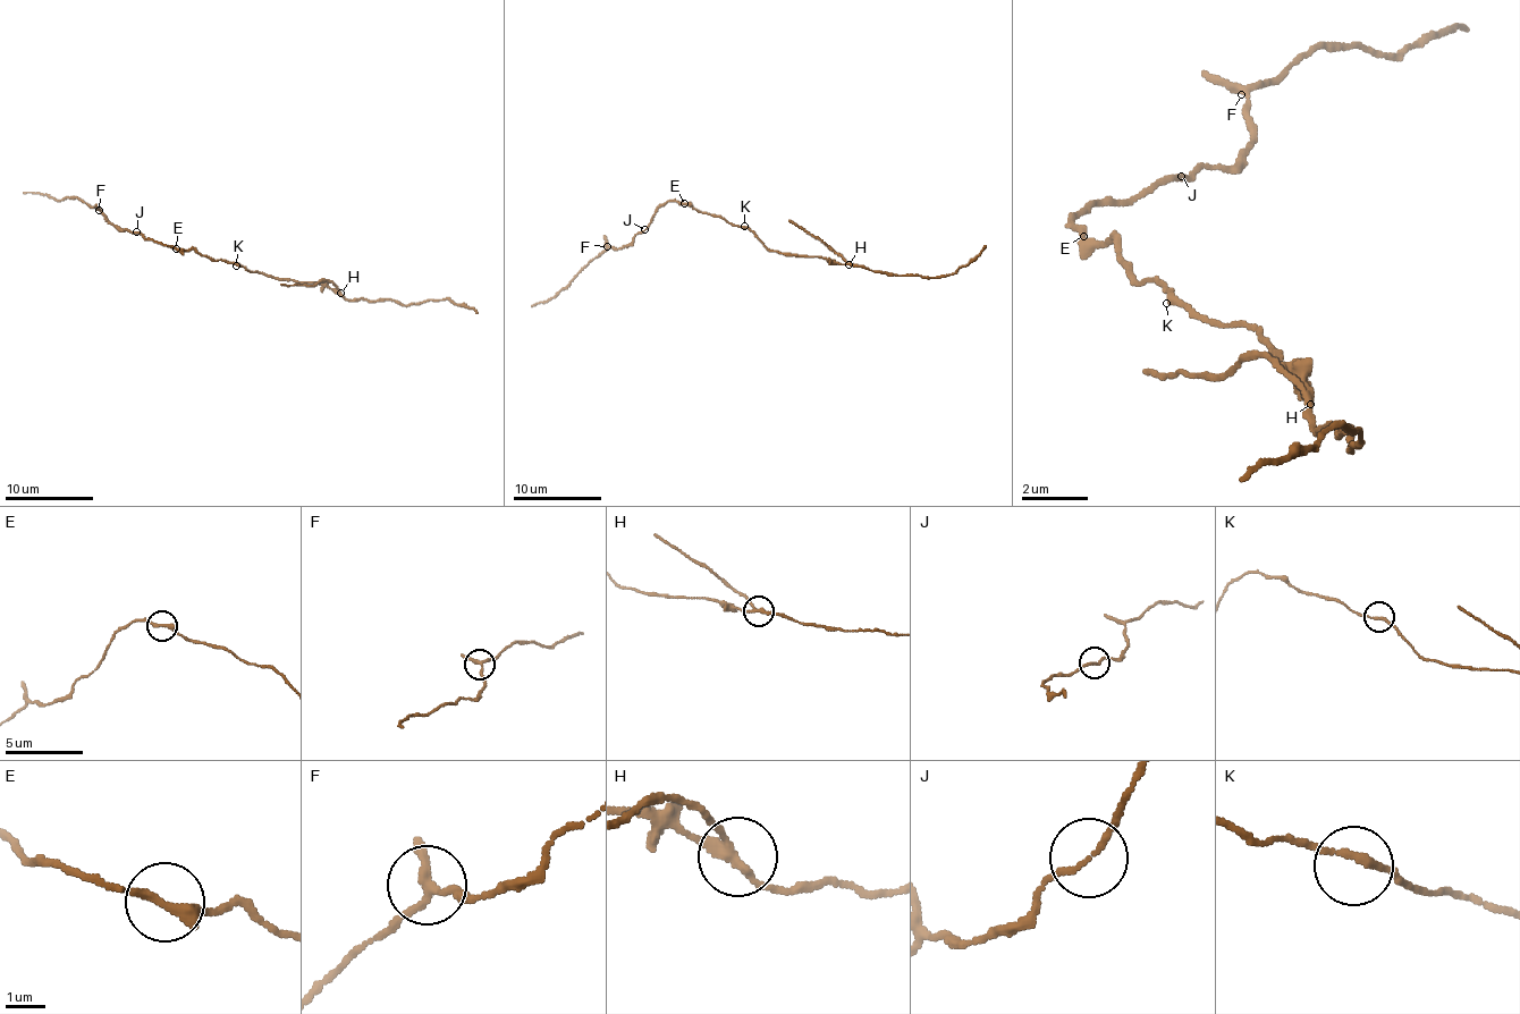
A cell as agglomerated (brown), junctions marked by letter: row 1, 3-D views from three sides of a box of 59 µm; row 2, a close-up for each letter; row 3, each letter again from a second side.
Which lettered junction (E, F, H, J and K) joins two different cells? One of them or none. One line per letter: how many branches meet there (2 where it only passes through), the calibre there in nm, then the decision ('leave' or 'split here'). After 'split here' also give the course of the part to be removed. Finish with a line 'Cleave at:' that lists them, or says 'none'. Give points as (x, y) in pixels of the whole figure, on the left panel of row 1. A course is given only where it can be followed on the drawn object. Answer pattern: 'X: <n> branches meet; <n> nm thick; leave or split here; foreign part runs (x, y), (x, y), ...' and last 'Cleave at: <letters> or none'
E: 2 branches meet; 280 nm thick; leave
F: 3 branches meet; 200 nm thick; leave
H: 3 branches meet; 200 nm thick; split here; foreign part runs (340, 293), (331, 281), (311, 286), (280, 284)
J: 2 branches meet; 130 nm thick; leave
K: 2 branches meet; 170 nm thick; leave
Cleave at: H

